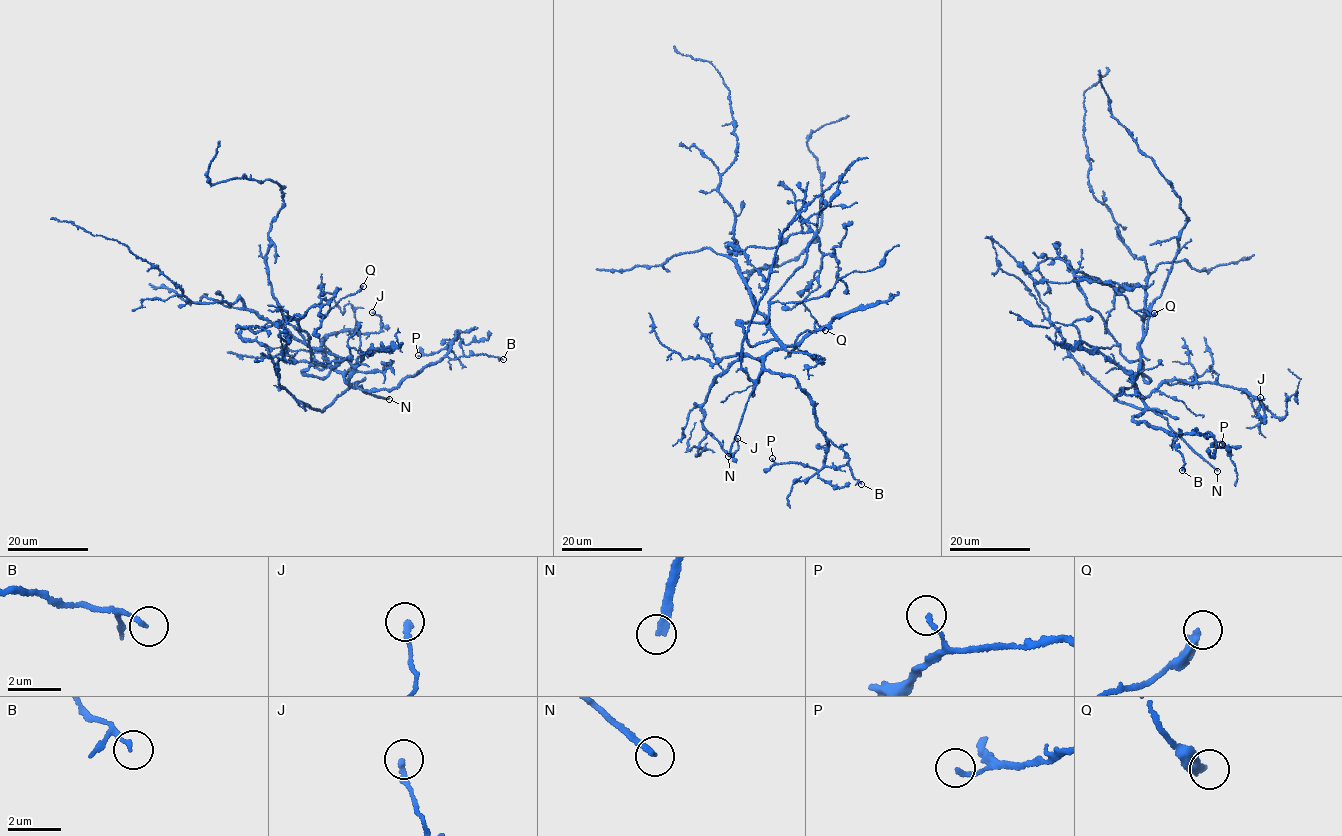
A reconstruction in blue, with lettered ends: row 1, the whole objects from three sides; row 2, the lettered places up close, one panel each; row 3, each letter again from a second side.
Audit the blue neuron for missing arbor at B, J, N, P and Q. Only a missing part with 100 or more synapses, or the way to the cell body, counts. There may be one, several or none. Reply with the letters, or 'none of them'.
N

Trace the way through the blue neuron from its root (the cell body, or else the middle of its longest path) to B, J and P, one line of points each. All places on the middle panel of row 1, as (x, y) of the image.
B: (769, 325), (782, 347), (765, 356), (765, 368), (794, 378), (813, 404), (816, 425), (843, 449), (861, 484)
J: (769, 325), (782, 347), (731, 365), (701, 407), (702, 425), (730, 455), (737, 438)
P: (769, 325), (782, 347), (765, 356), (765, 368), (794, 378), (828, 444), (818, 470), (772, 458)

